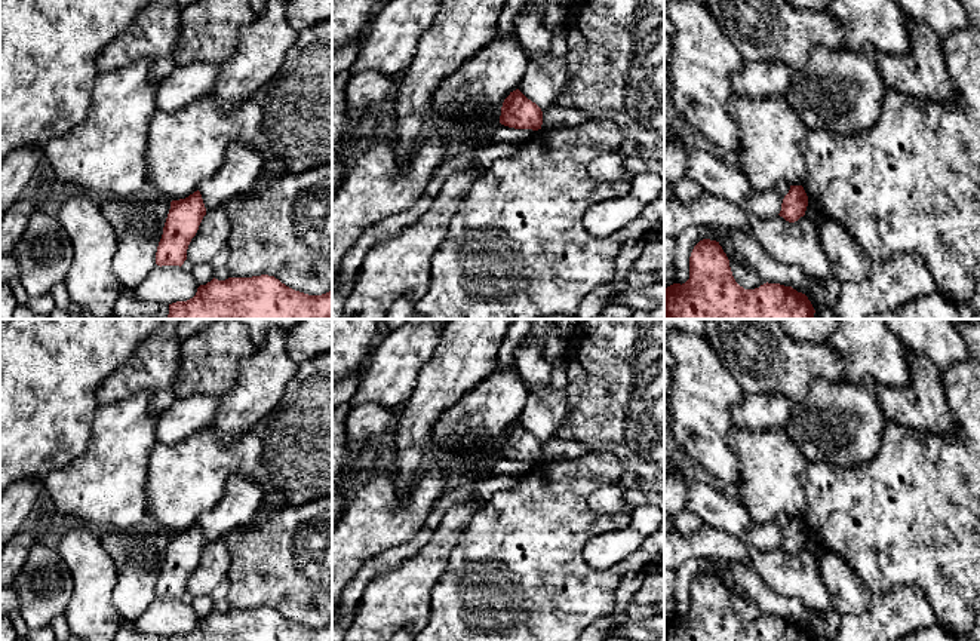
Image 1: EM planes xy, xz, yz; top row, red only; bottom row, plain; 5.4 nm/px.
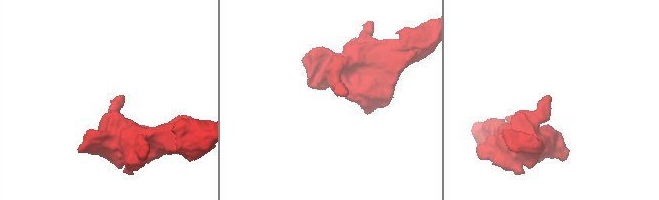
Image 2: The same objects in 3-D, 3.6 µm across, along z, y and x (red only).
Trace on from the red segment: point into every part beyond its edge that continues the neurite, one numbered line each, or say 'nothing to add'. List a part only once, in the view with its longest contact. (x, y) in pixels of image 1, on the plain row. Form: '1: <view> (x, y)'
nothing to add

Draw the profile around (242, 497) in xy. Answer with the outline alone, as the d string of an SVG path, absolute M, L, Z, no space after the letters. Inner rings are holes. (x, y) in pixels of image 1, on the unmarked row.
M231 476L218 504L199 519L206 545L248 524L265 496L267 491L246 476Z

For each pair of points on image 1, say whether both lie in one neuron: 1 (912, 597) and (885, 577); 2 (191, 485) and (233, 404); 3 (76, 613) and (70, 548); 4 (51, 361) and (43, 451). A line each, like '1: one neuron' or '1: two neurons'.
1: two neurons
2: two neurons
3: one neuron
4: one neuron

